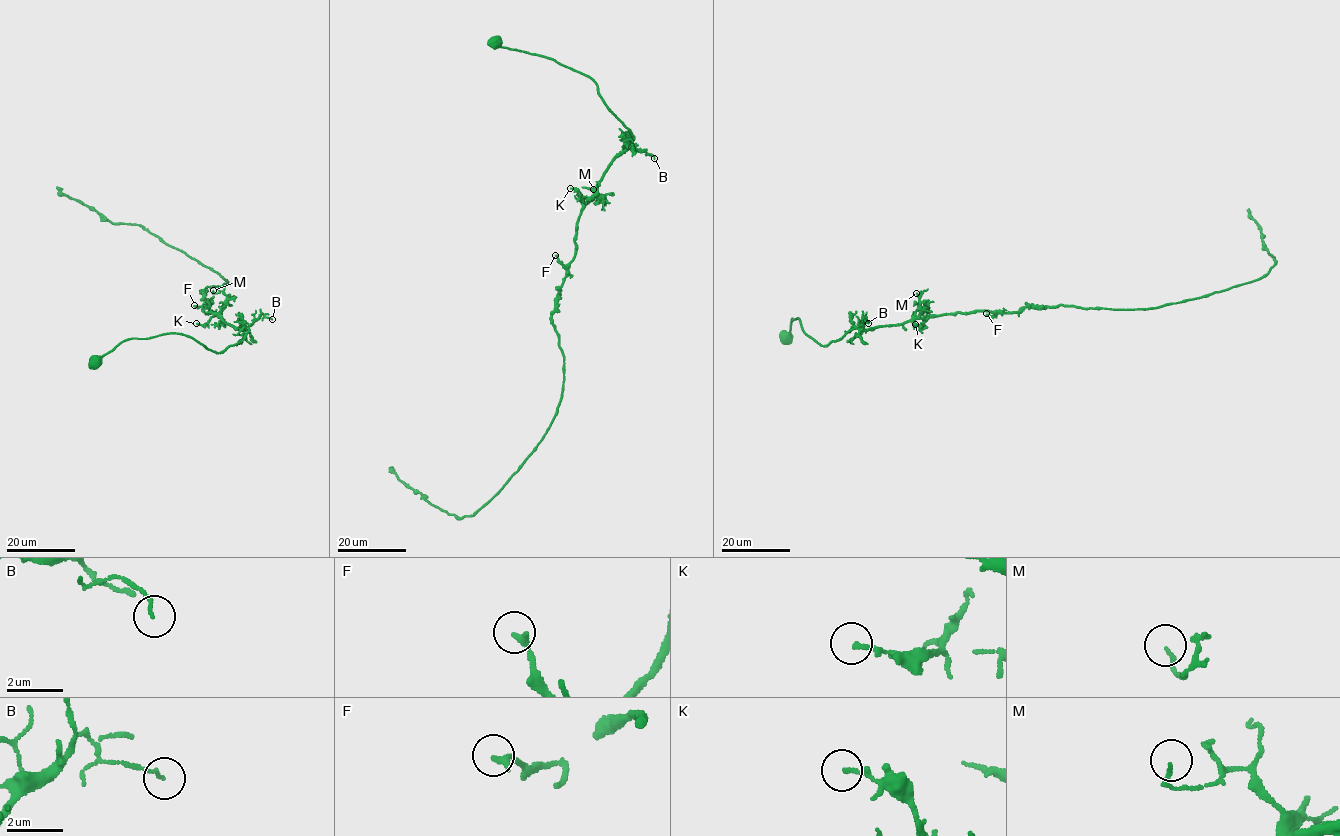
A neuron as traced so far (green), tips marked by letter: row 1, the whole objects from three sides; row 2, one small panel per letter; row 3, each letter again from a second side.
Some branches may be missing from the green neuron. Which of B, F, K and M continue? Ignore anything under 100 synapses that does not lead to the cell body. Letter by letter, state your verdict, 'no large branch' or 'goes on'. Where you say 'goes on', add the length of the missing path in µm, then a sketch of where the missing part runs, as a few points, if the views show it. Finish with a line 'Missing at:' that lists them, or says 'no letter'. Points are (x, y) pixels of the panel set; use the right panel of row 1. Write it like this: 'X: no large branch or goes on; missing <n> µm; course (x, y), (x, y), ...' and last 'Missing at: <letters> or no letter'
B: no large branch
F: no large branch
K: no large branch
M: no large branch
Missing at: no letter

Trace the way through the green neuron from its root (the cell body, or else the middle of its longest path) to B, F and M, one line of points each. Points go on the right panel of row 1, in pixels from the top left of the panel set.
B: (786, 337), (791, 319), (796, 318), (806, 334), (827, 346), (851, 330), (861, 329), (865, 317), (868, 323)
F: (786, 337), (796, 318), (806, 334), (827, 346), (852, 329), (958, 313), (986, 313)
M: (786, 337), (796, 318), (806, 334), (827, 346), (852, 329), (901, 325), (920, 315), (916, 293)

